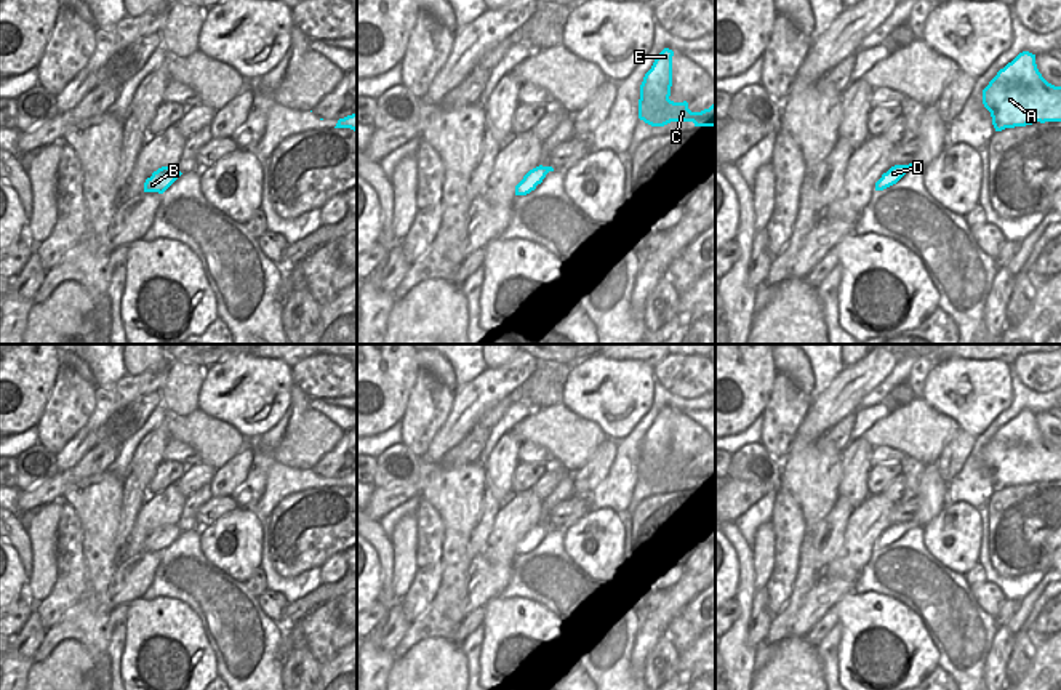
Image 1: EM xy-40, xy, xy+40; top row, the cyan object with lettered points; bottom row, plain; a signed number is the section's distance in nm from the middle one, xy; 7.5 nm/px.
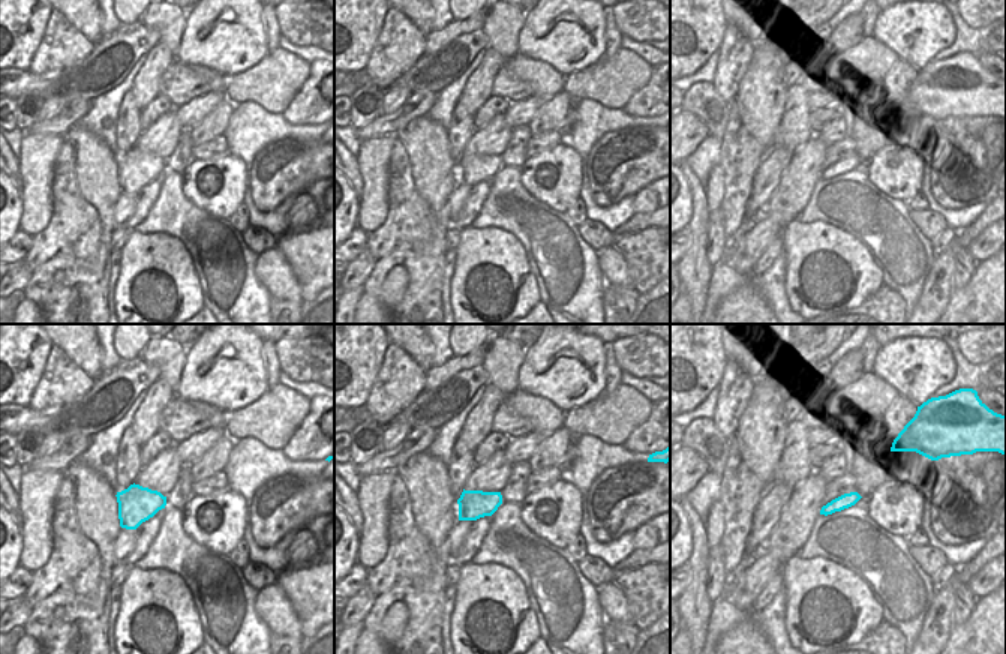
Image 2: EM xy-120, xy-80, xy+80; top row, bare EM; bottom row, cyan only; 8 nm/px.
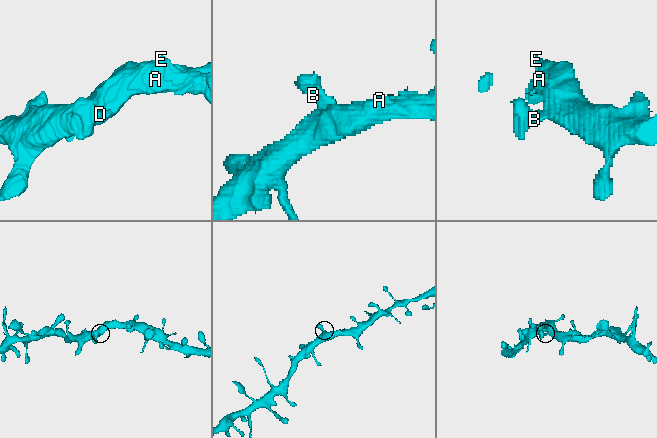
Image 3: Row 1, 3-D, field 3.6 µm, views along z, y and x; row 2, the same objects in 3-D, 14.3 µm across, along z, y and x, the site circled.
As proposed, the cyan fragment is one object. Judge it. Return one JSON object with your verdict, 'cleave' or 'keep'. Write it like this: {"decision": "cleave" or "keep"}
{"decision": "keep"}

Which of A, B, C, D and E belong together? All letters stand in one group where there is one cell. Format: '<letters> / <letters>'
A B C D E

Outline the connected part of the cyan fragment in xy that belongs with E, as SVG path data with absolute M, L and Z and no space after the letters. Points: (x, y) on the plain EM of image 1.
M664 407L645 432L640 443L639 477L651 485L671 480L693 480L695 485L715 485L715 461L701 471L691 471L688 461L669 458L672 445L674 410Z

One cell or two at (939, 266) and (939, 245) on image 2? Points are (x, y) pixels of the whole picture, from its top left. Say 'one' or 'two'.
two

